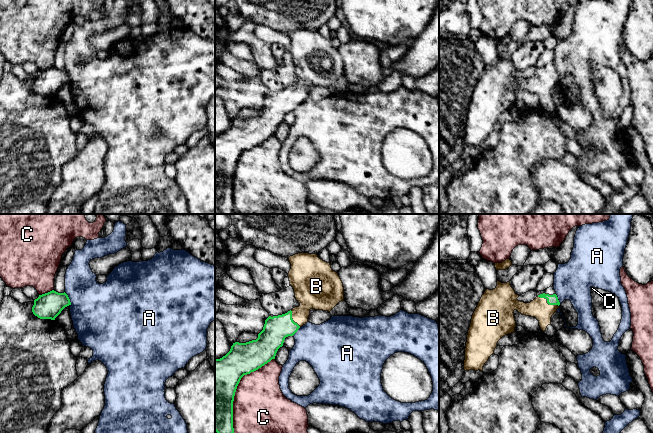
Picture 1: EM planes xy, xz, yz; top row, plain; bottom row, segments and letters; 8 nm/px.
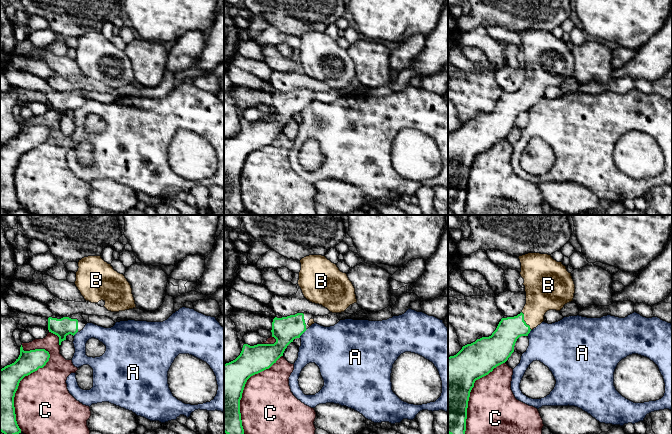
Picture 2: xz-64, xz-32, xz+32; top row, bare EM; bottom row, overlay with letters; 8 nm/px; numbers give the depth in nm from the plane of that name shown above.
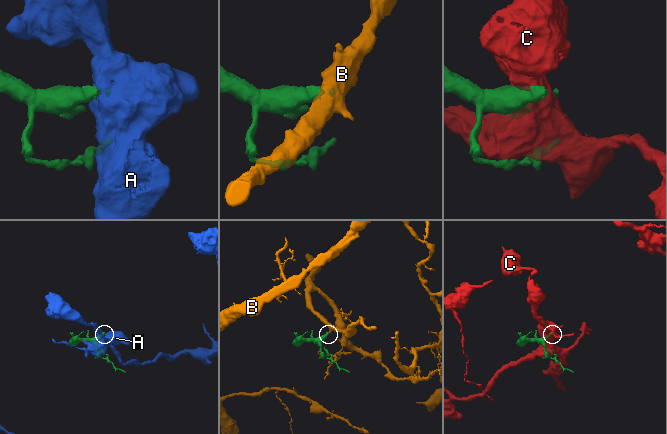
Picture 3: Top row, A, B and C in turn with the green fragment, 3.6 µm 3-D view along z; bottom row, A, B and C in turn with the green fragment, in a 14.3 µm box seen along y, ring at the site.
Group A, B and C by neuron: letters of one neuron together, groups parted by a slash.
A / B / C

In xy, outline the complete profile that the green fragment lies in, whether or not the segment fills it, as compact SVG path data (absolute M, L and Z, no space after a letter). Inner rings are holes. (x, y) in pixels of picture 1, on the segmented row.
M52 290L39 295L39 297L34 300L32 312L40 319L55 320L61 311L69 305L71 305L71 302L65 292L58 293Z

